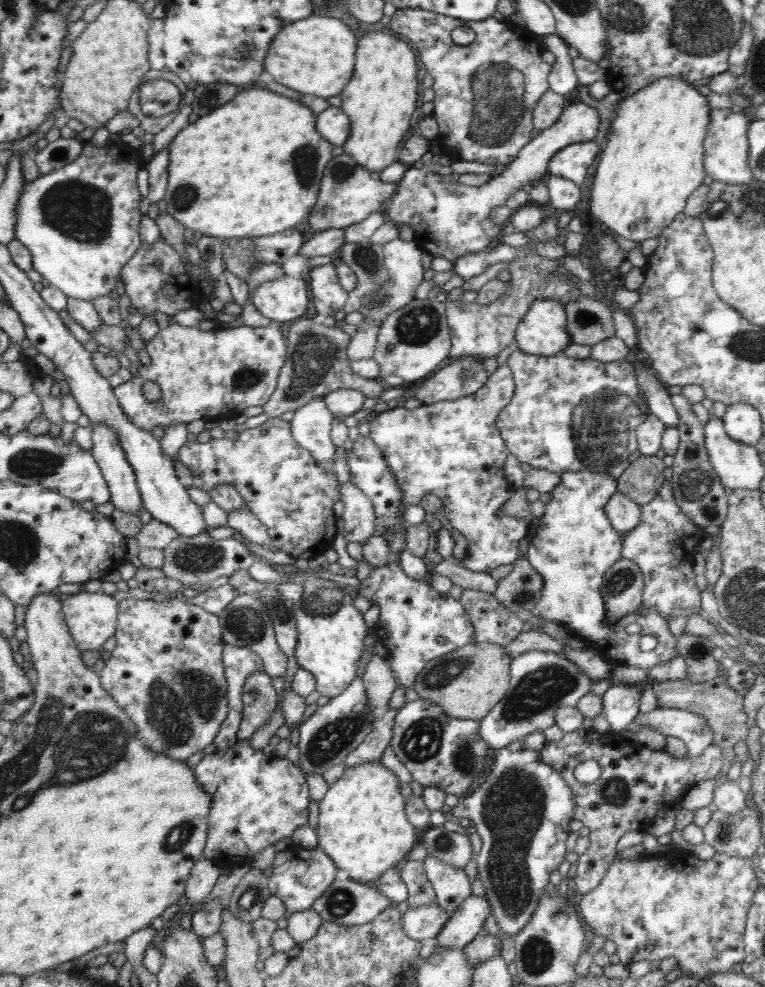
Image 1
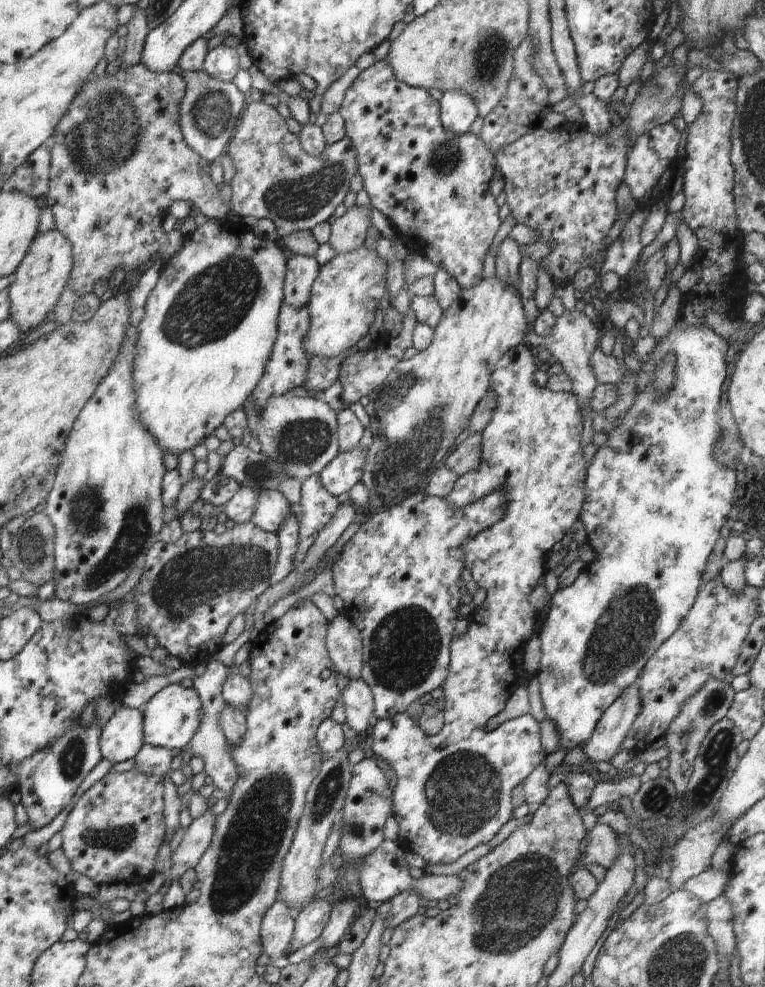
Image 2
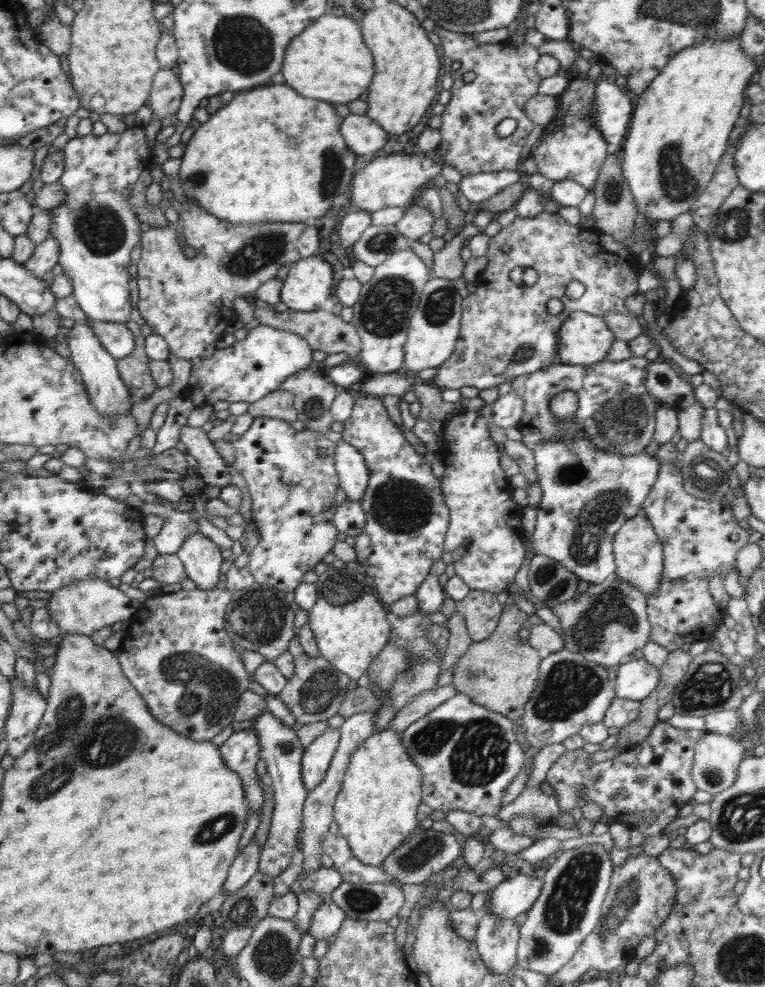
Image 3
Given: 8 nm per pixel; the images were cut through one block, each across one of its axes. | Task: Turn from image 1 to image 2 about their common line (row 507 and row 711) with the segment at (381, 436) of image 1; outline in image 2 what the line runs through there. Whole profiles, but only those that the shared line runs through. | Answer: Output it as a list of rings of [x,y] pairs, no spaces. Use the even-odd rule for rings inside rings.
[[[520,344],[510,350],[506,351],[506,354],[498,360],[492,376],[490,376],[490,387],[492,392],[496,394],[496,410],[492,414],[490,422],[484,427],[482,431],[482,442],[481,442],[481,460],[478,470],[470,470],[466,474],[462,474],[459,479],[456,481],[454,488],[450,491],[448,496],[445,496],[446,500],[450,502],[450,506],[454,508],[464,508],[470,504],[475,503],[481,498],[486,498],[490,492],[494,490],[502,490],[506,492],[506,508],[502,512],[502,518],[498,522],[494,522],[490,528],[479,532],[470,538],[468,542],[464,542],[460,548],[464,552],[464,568],[468,568],[472,572],[472,578],[480,588],[486,590],[486,598],[478,609],[475,610],[476,616],[473,619],[470,619],[468,630],[465,634],[460,636],[453,636],[452,642],[450,642],[450,666],[447,666],[448,676],[444,680],[443,692],[445,694],[446,707],[444,710],[444,726],[438,734],[432,736],[426,736],[420,726],[418,726],[418,719],[411,718],[410,714],[406,711],[405,713],[398,713],[392,716],[392,718],[384,718],[380,720],[374,720],[370,728],[370,734],[372,736],[373,744],[372,750],[377,757],[383,758],[388,762],[391,768],[394,769],[394,772],[397,775],[396,786],[393,789],[393,801],[392,801],[392,810],[393,816],[398,822],[398,841],[401,843],[401,847],[406,851],[414,851],[416,854],[419,854],[424,858],[425,862],[428,864],[451,864],[456,861],[462,854],[468,852],[480,844],[488,844],[498,832],[500,828],[512,818],[512,811],[514,806],[512,806],[512,790],[520,782],[532,774],[539,764],[542,764],[542,761],[545,760],[546,753],[544,748],[542,748],[542,743],[540,743],[540,728],[539,723],[528,713],[524,719],[516,717],[510,721],[506,721],[504,724],[499,725],[497,728],[486,731],[486,724],[492,716],[500,714],[504,707],[506,706],[506,701],[512,692],[516,690],[522,684],[523,678],[523,668],[522,668],[522,655],[523,648],[533,635],[534,624],[536,621],[535,615],[536,610],[530,601],[528,596],[540,582],[540,578],[545,575],[546,569],[546,556],[548,556],[549,551],[552,549],[556,542],[560,542],[562,537],[566,532],[570,531],[572,524],[576,522],[579,518],[582,505],[584,504],[586,495],[585,495],[585,480],[587,477],[587,466],[589,465],[589,453],[582,454],[582,418],[580,418],[580,406],[578,406],[578,398],[574,398],[574,394],[567,392],[556,392],[546,387],[538,387],[534,384],[532,376],[534,372],[537,371],[537,366],[539,365],[536,358],[536,353],[534,349],[530,349],[525,344]]]

